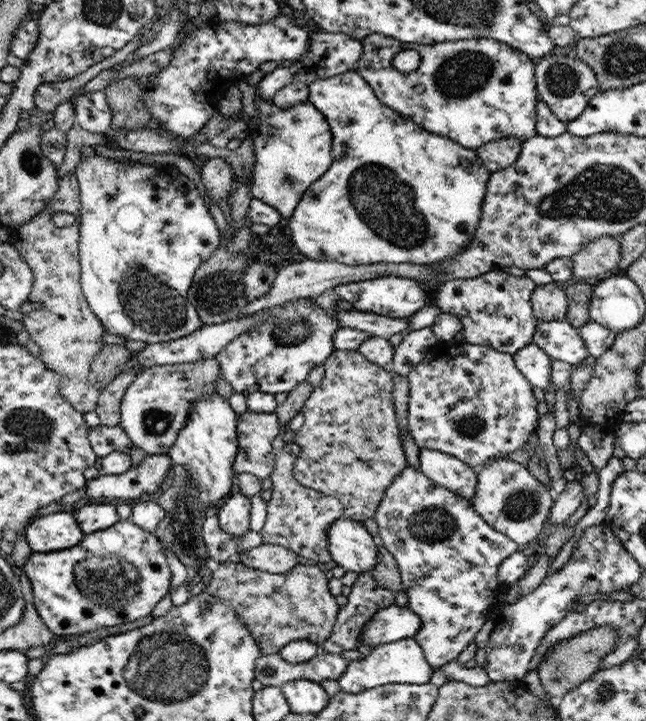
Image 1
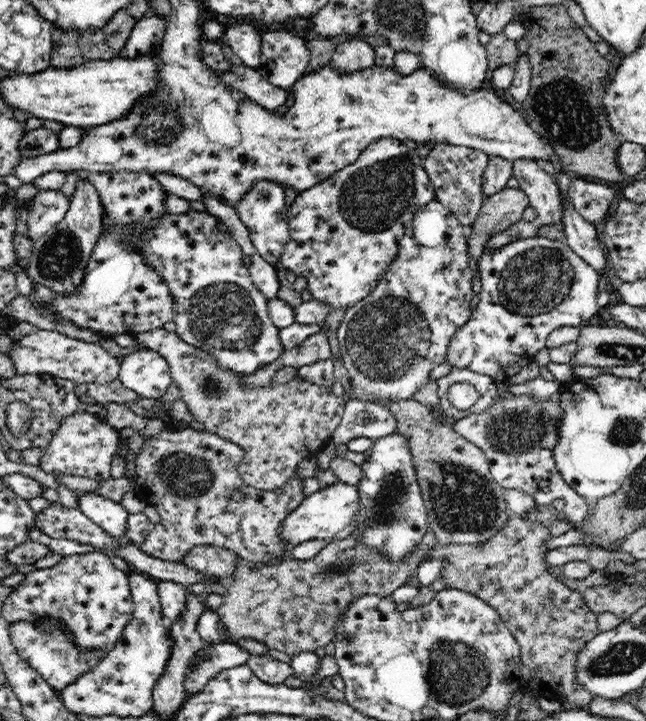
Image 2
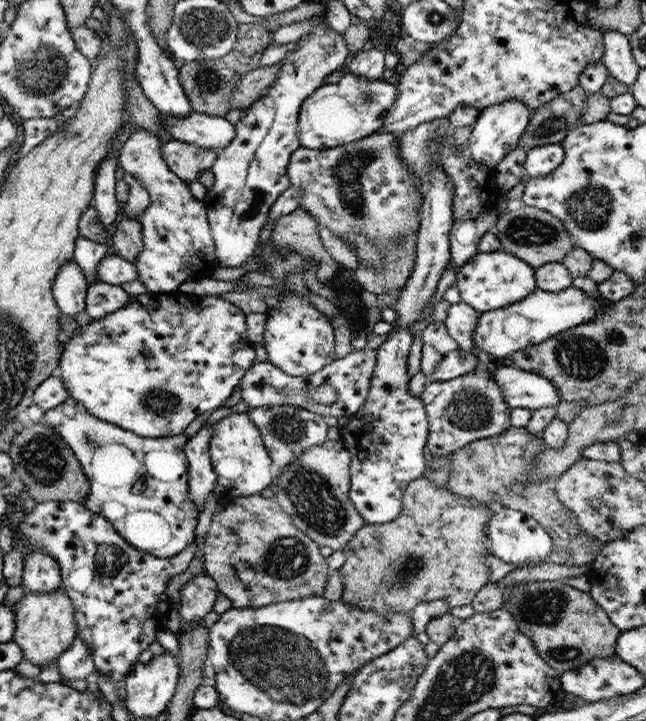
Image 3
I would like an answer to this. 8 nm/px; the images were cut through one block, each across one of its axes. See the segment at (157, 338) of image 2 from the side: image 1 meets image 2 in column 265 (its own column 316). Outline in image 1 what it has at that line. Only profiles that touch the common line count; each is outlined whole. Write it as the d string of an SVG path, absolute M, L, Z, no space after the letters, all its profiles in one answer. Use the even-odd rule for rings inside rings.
M334 349L323 366L322 380L300 411L304 423L293 441L301 446L301 452L290 477L340 499L344 516L361 522L375 516L386 488L408 465L394 413L393 374L370 362L358 349Z

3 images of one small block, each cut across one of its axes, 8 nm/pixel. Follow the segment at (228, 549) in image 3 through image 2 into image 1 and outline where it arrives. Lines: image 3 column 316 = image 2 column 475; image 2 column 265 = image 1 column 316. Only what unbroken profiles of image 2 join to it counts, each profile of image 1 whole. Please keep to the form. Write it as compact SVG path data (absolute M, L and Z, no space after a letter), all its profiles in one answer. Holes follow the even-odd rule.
M230 560L212 566L204 591L229 603L261 647L262 655L278 653L290 642L304 640L321 645L332 635L340 606L330 592L329 573L318 565L296 565L286 574L256 570Z

